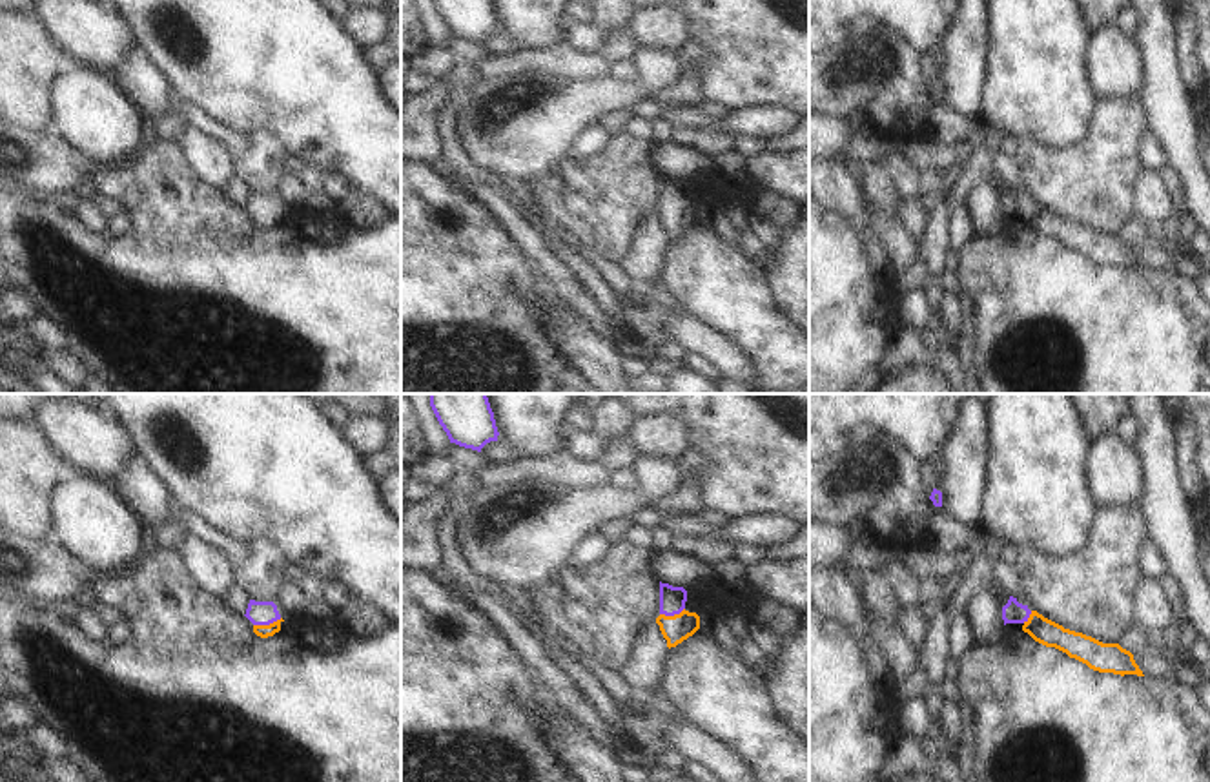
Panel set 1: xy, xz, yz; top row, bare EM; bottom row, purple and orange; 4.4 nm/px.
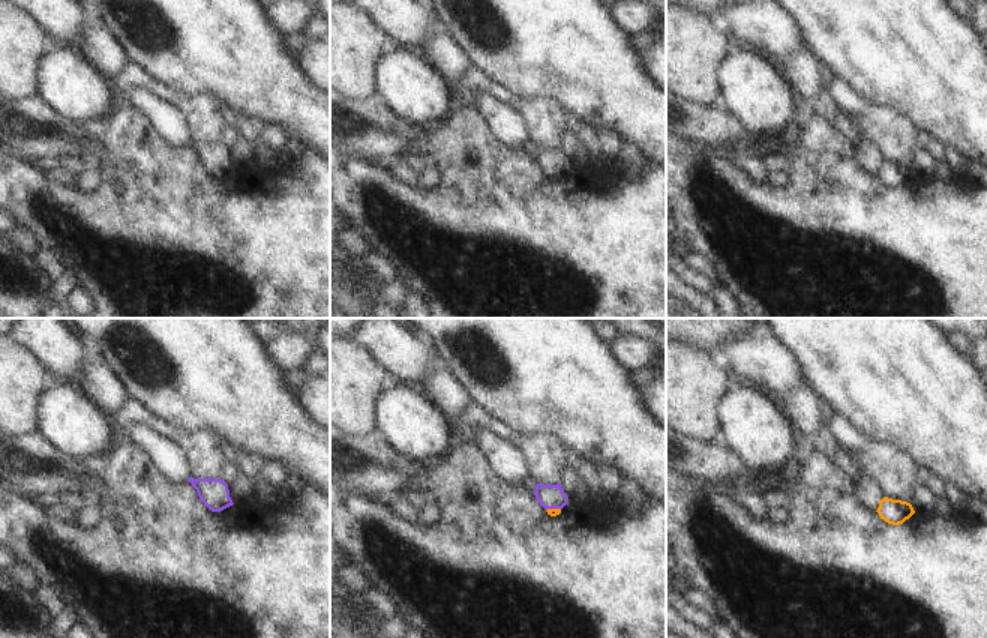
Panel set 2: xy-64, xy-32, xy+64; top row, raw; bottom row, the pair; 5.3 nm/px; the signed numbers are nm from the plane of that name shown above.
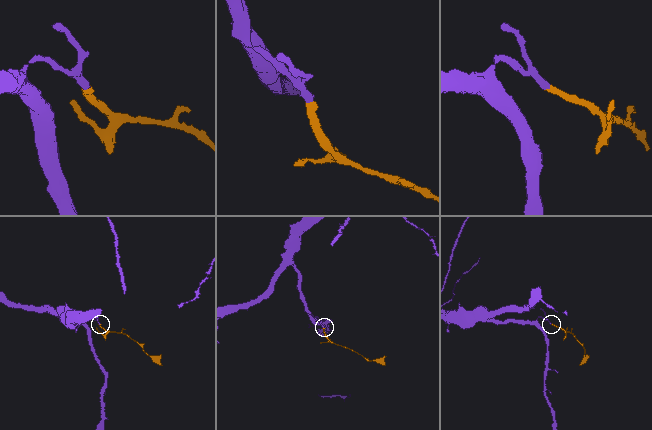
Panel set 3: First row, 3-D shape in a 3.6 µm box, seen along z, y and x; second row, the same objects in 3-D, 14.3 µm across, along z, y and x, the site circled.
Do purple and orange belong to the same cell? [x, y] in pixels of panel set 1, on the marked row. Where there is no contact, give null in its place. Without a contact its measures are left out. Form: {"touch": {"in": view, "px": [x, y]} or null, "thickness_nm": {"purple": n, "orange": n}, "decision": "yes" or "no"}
{"touch": {"in": "xy", "px": [266, 624]}, "thickness_nm": {"purple": 110, "orange": 60}, "decision": "yes"}

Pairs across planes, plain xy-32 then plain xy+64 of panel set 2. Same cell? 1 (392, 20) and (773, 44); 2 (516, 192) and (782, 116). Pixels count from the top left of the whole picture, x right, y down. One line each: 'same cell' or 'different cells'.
1: same cell
2: different cells

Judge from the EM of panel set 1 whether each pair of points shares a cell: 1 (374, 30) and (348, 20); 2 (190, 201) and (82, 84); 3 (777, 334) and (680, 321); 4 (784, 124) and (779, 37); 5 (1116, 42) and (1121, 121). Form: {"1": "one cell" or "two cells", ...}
{"1": "one cell", "2": "two cells", "3": "two cells", "4": "two cells", "5": "two cells"}

